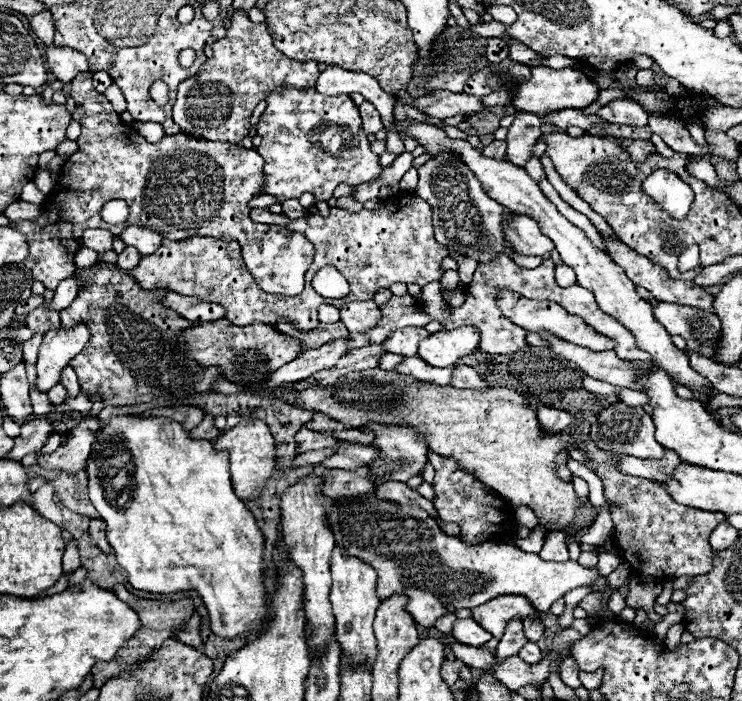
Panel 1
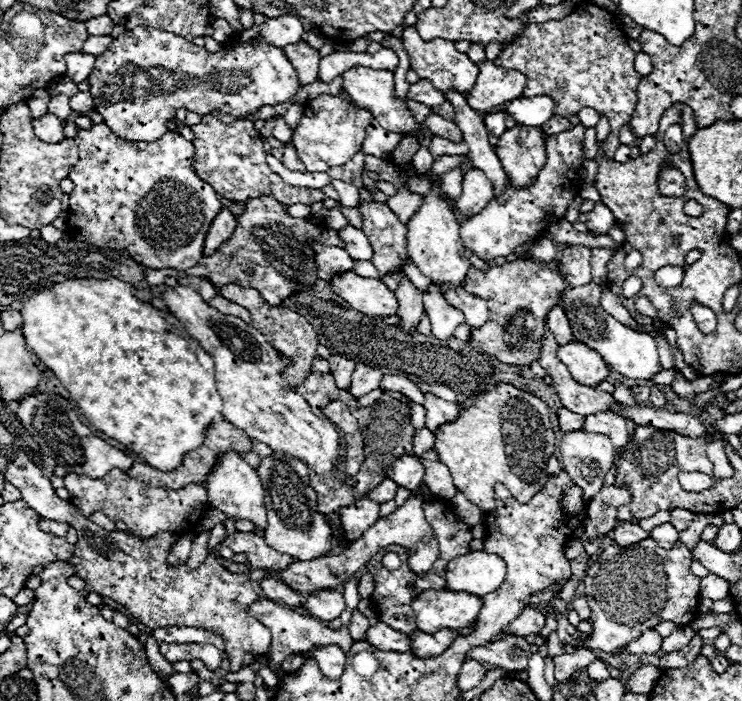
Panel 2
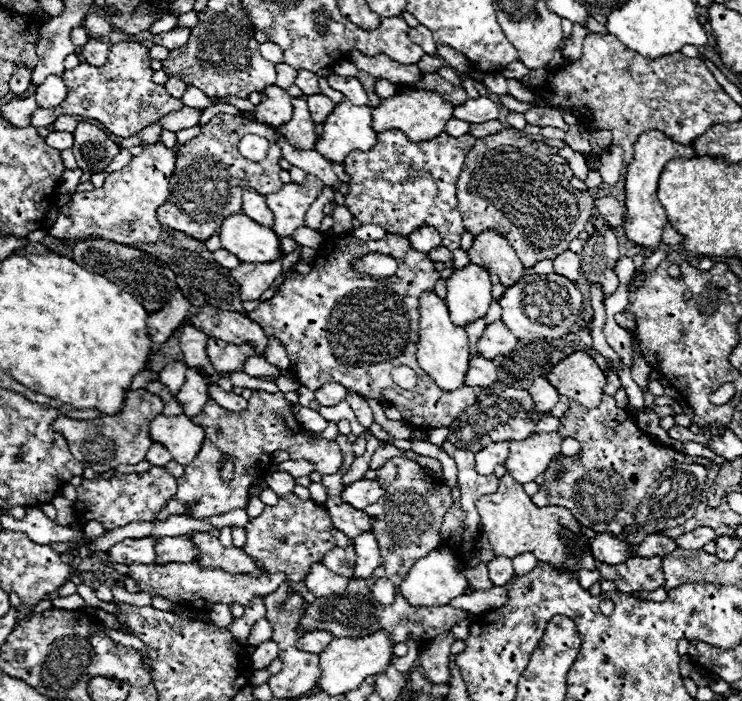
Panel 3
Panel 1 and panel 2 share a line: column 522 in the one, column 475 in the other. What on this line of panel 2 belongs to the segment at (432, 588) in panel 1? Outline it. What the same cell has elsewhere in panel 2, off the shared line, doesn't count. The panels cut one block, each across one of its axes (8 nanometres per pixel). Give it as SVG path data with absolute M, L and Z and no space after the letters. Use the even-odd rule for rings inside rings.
M476 550L456 556L446 566L446 582L452 592L470 592L486 596L494 592L506 578L506 562L500 556Z

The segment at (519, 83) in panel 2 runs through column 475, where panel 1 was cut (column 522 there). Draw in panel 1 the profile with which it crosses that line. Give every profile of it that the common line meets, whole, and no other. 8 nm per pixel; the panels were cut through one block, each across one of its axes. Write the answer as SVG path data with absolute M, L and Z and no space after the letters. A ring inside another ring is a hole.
M532 66L532 80L528 84L516 88L516 96L512 98L512 106L524 112L536 112L540 116L560 112L566 108L586 108L598 98L598 86L584 72L574 68L554 70L548 66Z

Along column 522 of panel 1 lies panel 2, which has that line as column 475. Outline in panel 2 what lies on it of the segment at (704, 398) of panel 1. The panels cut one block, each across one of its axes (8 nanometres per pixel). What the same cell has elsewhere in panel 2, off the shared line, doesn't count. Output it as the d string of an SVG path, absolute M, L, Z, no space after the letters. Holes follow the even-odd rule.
M474 168L474 170L470 170L470 172L464 174L462 194L456 200L460 214L474 216L480 210L484 210L484 206L488 206L492 198L494 198L492 182L486 178L486 174L482 170Z

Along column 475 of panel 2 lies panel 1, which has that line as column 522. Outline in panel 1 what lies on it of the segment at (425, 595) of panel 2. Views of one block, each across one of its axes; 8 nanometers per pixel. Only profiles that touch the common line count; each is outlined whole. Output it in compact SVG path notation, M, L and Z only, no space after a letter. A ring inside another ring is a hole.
M518 594L498 596L478 608L472 608L472 618L496 638L502 638L504 628L510 620L516 620L516 618L526 620L534 614L538 612L534 610L532 602L526 596L518 596Z

